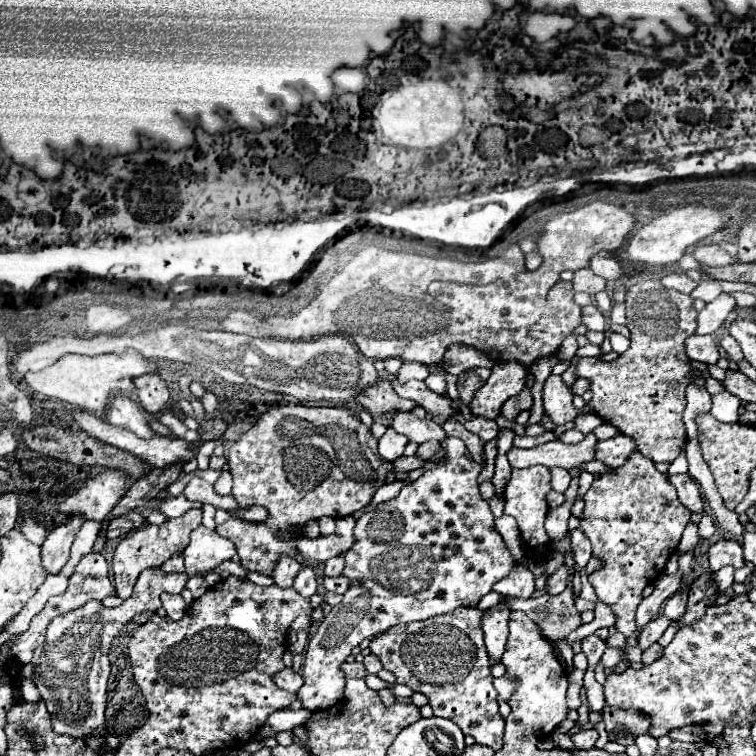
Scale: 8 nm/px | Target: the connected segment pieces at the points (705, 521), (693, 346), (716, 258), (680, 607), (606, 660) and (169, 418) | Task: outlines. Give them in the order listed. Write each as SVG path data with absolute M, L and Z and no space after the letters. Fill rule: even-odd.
M703 515L698 524L698 534L701 539L709 539L716 531L716 525L709 515Z
M691 335L685 341L685 353L689 359L701 363L717 363L719 359L717 345L711 335Z
M701 245L693 251L693 257L699 263L705 263L709 267L719 267L719 265L733 263L733 257L729 253L725 253L719 245Z
M679 591L675 593L663 607L663 613L671 619L671 621L677 621L685 615L685 607L687 607L687 593L685 591Z
M607 649L605 653L603 653L603 657L601 657L601 663L609 669L609 667L615 667L617 663L619 663L619 659L623 657L623 653L625 651L621 651L621 649Z
M165 411L165 413L161 413L159 415L159 423L163 423L165 427L169 427L175 435L179 435L179 437L183 437L185 435L185 431L187 431L187 427L183 427L183 421L179 421L173 413L169 413L169 411Z

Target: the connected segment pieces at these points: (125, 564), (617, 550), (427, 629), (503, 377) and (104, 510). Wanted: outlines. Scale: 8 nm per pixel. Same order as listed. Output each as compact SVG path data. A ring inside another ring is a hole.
M189 509L185 515L181 515L177 519L167 519L161 525L143 525L141 529L127 533L119 541L119 545L117 545L115 553L113 553L113 585L115 585L117 597L129 599L141 571L157 569L171 555L181 553L190 542L191 531L195 527L199 527L199 525L201 525L201 509Z
M639 451L629 455L623 467L595 479L583 501L585 511L579 517L581 531L593 545L593 557L605 563L603 569L589 575L589 583L597 599L615 613L615 629L631 637L637 631L635 609L643 599L643 589L663 573L667 559L681 541L691 513L679 503L677 491L667 483L667 477Z
M461 607L459 615L447 613L427 621L399 625L375 637L369 649L397 677L397 683L425 693L437 717L455 721L465 735L497 751L503 739L503 717L499 715L497 691L489 673L489 655L485 651L483 631L479 629L481 615L483 611L475 607Z
M501 361L491 369L487 383L475 393L471 401L471 413L487 419L495 419L503 403L523 391L527 383L527 367L517 361Z
M107 469L95 477L89 477L85 485L57 505L57 513L65 517L85 517L103 521L109 517L113 507L125 495L127 487L135 483L127 473Z

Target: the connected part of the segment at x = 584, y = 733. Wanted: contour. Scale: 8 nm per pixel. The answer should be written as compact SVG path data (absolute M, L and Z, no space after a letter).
M581 729L581 731L577 731L571 739L575 741L575 745L579 747L579 749L591 749L593 745L595 745L595 741L597 741L597 729Z

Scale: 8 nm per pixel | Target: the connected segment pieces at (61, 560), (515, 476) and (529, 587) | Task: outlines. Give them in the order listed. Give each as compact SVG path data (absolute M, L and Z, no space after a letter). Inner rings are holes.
M69 519L67 523L57 525L41 545L41 565L49 575L55 575L69 561L71 543L83 525L85 519Z
M533 465L533 467L527 467L527 469L519 469L519 471L513 469L511 479L509 479L505 493L503 493L503 499L505 499L503 513L517 519L521 537L523 537L527 549L531 549L531 551L541 551L541 549L547 549L551 545L551 539L549 539L549 535L545 533L545 527L543 527L547 511L549 511L549 505L545 501L545 495L551 491L549 481L551 481L549 469L543 467L543 465Z
M518 564L507 577L493 586L492 591L504 597L529 599L535 591L535 577L528 567Z

